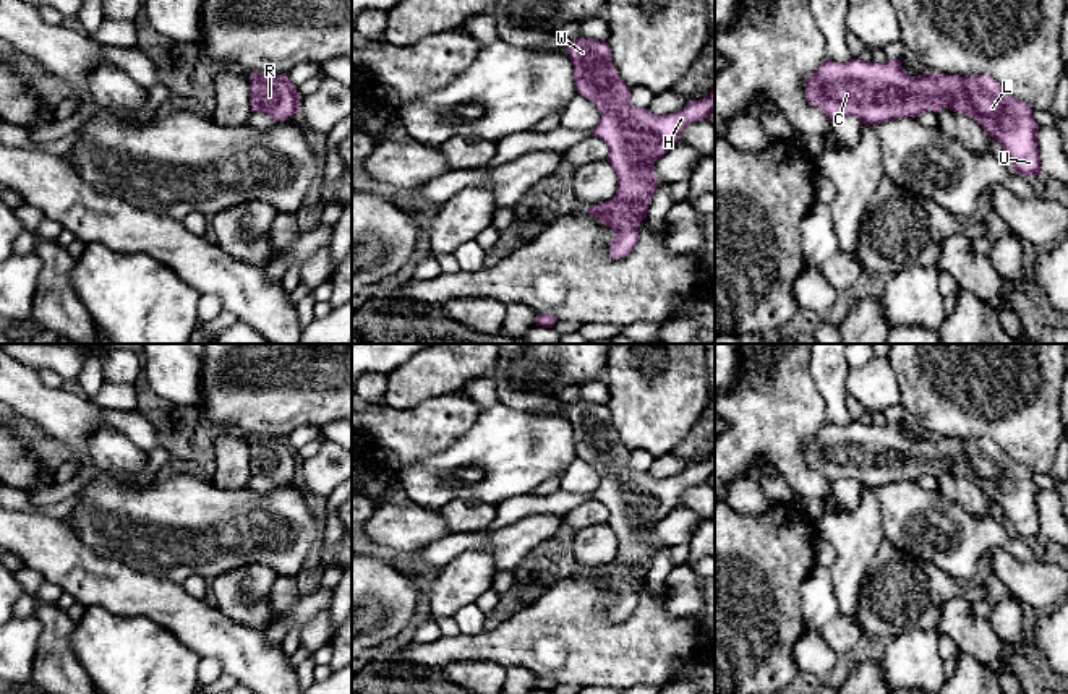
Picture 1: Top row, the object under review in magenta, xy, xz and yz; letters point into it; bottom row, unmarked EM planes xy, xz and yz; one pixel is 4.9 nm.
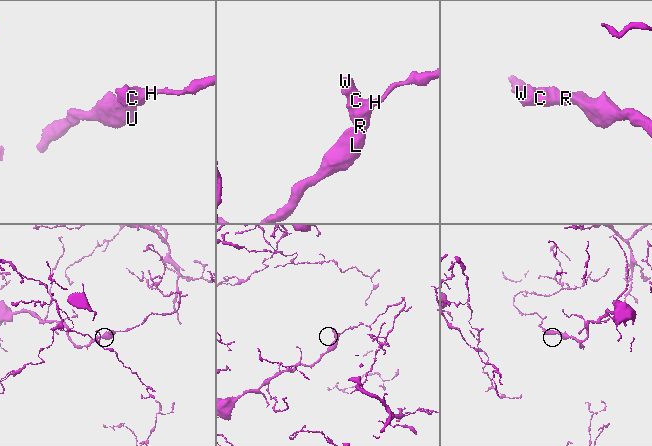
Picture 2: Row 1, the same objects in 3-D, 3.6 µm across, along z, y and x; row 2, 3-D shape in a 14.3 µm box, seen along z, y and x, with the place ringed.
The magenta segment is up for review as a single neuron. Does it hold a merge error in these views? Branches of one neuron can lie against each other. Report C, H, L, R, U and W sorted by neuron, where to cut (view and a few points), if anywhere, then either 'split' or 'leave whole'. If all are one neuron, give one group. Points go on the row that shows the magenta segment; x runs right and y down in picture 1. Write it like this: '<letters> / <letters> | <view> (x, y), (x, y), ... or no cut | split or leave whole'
C H L R U W | no cut | leave whole

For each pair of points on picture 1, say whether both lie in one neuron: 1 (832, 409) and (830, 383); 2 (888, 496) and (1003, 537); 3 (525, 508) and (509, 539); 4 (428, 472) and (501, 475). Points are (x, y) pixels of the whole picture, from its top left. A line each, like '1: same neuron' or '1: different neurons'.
1: same neuron
2: same neuron
3: different neurons
4: same neuron

